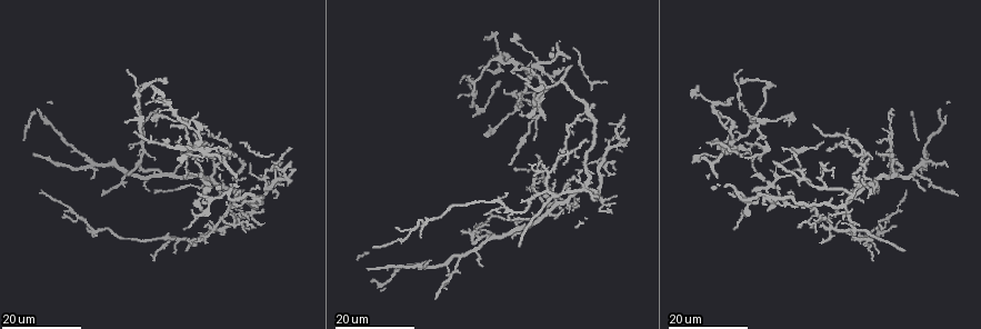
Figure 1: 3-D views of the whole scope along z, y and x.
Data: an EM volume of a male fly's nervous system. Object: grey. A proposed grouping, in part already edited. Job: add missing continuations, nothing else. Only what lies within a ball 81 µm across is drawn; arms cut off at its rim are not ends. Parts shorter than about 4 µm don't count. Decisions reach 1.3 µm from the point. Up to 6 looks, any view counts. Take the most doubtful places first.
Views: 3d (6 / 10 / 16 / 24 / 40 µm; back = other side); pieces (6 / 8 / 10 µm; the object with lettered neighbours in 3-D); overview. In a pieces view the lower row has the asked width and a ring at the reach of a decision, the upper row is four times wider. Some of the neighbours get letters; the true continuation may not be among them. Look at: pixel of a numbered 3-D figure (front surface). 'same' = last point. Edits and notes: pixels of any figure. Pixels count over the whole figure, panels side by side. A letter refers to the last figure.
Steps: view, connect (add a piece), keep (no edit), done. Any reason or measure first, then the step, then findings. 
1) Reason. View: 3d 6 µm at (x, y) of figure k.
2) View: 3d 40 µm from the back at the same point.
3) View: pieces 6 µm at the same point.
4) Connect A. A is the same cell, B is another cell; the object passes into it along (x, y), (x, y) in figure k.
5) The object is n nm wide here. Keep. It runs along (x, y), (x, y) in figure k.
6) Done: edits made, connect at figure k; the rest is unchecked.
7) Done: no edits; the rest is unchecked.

An open end. View: 3d 24 µm at (535, 141) of figure 1.

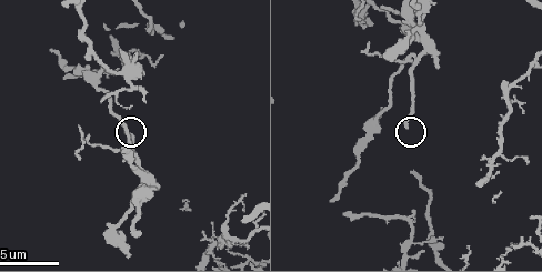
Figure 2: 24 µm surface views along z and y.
See the neighbours. View: pieces 8 µm at (404, 124) of figure 2.

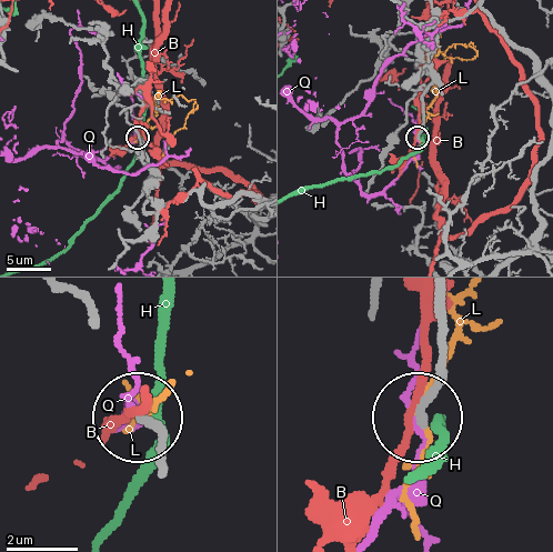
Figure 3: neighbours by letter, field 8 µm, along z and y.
Keep. B, H, L and Q are other cells; it runs along (162, 469), (159, 442), (138, 418) in figure 3; none of them fits.

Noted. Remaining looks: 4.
Thin end. View: pieces 6 µm at (90, 137) of figure 2.

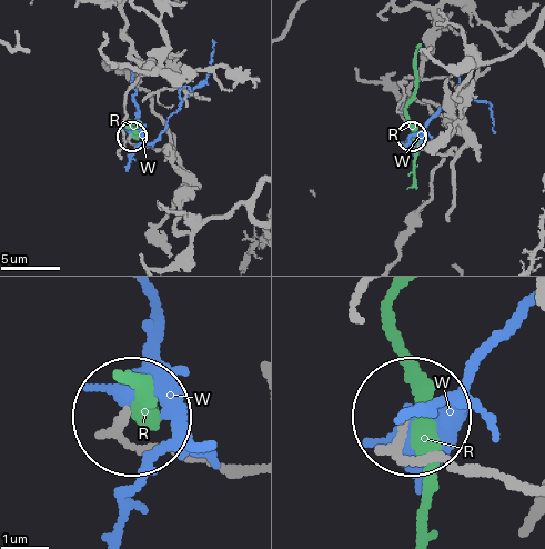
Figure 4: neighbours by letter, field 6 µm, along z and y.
Keep. R and W are other cells; none of them fits.

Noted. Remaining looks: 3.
Long arm stops here. View: pieces 10 µm at (412, 173) of figure 2.

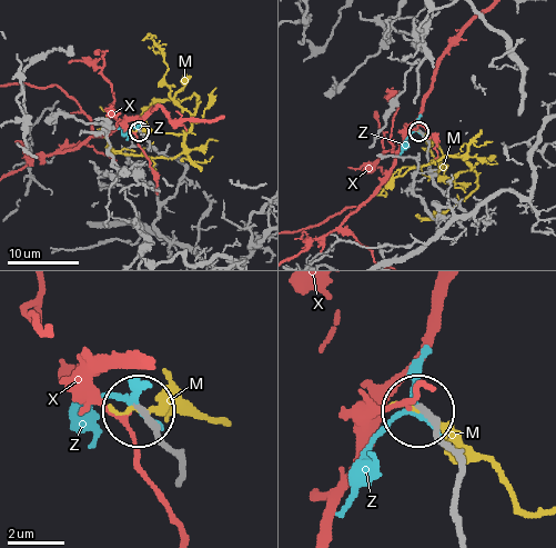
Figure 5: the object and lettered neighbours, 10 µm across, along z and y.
The object is 220 nm wide here. Keep. M, X and Z are other cells; no lettered piece goes on from it.

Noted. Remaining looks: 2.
Done: no edits; the rest is unchecked.

